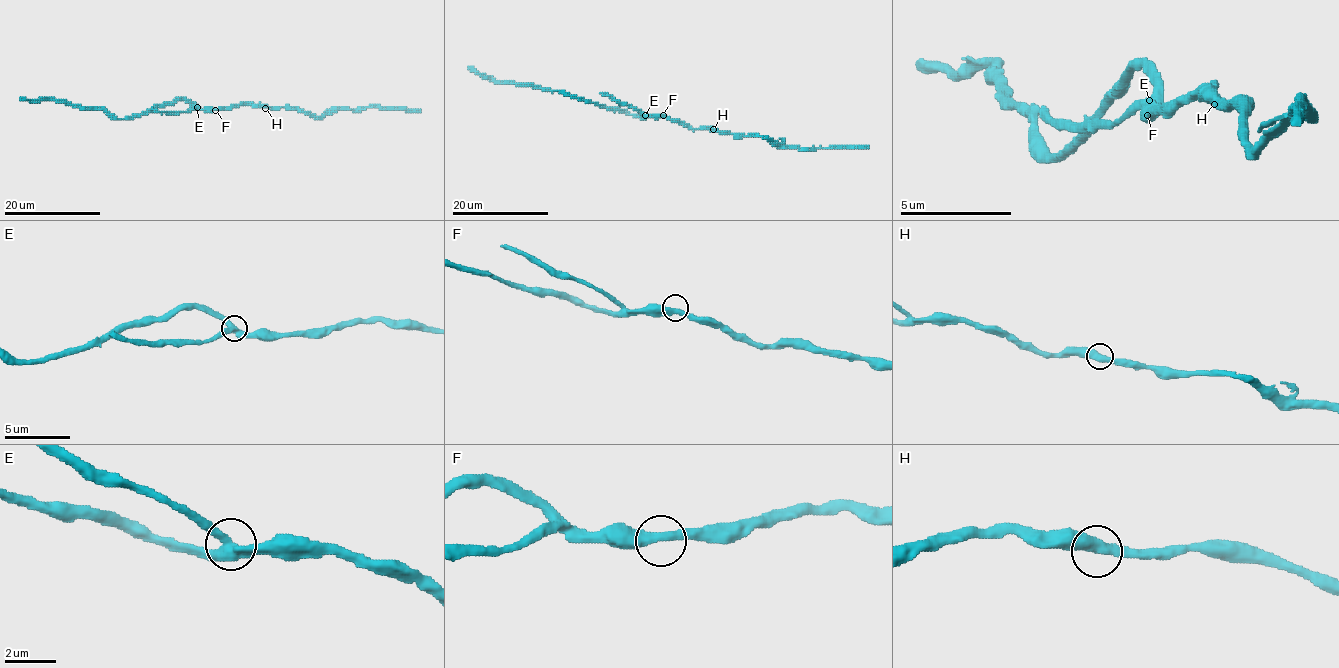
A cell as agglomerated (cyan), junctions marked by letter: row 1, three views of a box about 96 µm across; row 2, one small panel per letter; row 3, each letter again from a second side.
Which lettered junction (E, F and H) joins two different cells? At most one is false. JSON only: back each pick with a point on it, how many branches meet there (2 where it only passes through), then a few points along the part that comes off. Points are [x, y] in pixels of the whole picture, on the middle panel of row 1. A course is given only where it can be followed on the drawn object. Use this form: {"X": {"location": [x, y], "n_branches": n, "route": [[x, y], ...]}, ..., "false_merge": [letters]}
{"E": {"location": [645, 115], "n_branches": 3, "route": [[645, 115], [599, 92]]}, "false_merge": ["E"]}

